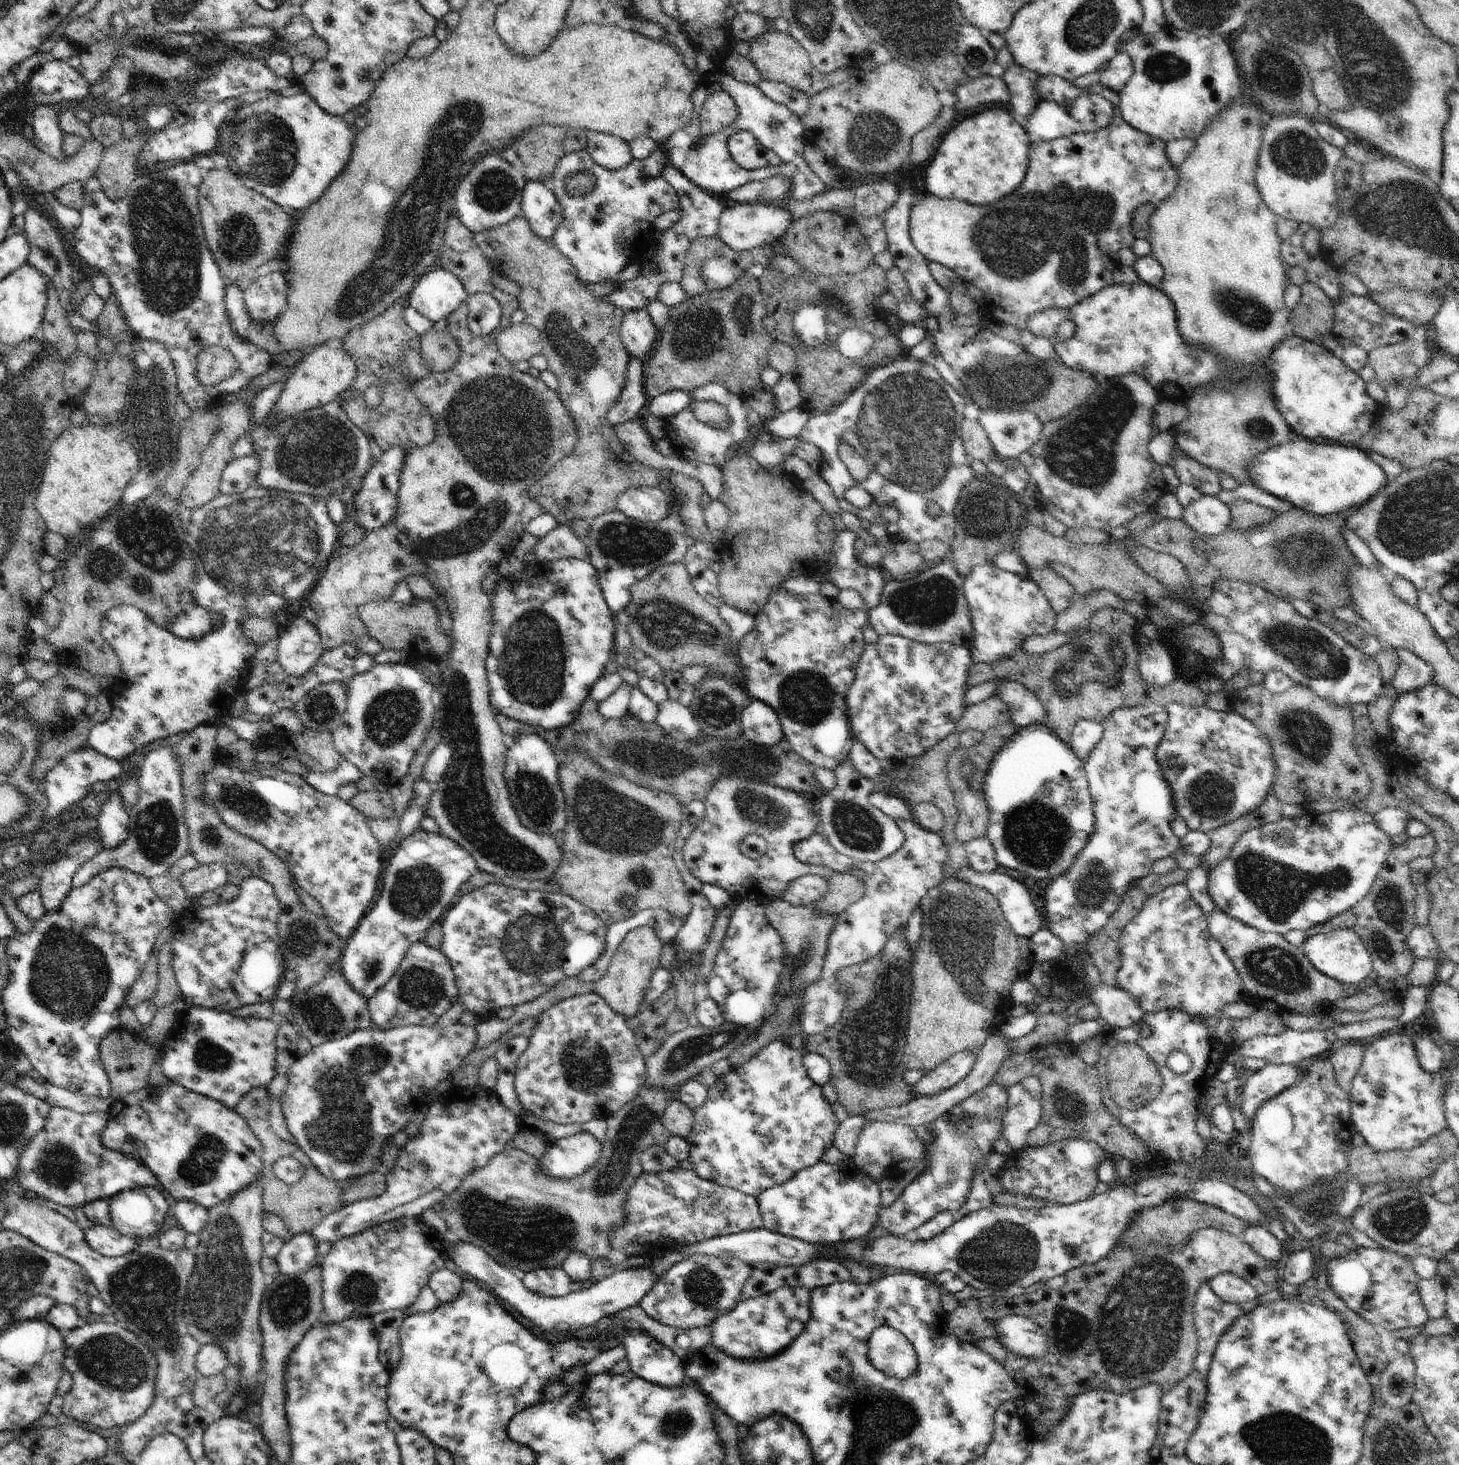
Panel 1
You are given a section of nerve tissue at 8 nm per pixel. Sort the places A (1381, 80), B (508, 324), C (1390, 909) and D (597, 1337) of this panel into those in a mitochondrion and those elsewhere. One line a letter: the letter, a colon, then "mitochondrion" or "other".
A: mitochondrion
B: other
C: mitochondrion
D: other

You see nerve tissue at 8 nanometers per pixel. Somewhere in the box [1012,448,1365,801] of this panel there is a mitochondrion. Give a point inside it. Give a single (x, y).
(1309, 650)

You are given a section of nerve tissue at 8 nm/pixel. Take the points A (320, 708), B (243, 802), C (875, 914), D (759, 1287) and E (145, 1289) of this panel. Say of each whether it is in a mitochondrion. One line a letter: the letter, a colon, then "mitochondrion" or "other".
A: mitochondrion
B: mitochondrion
C: other
D: other
E: mitochondrion

